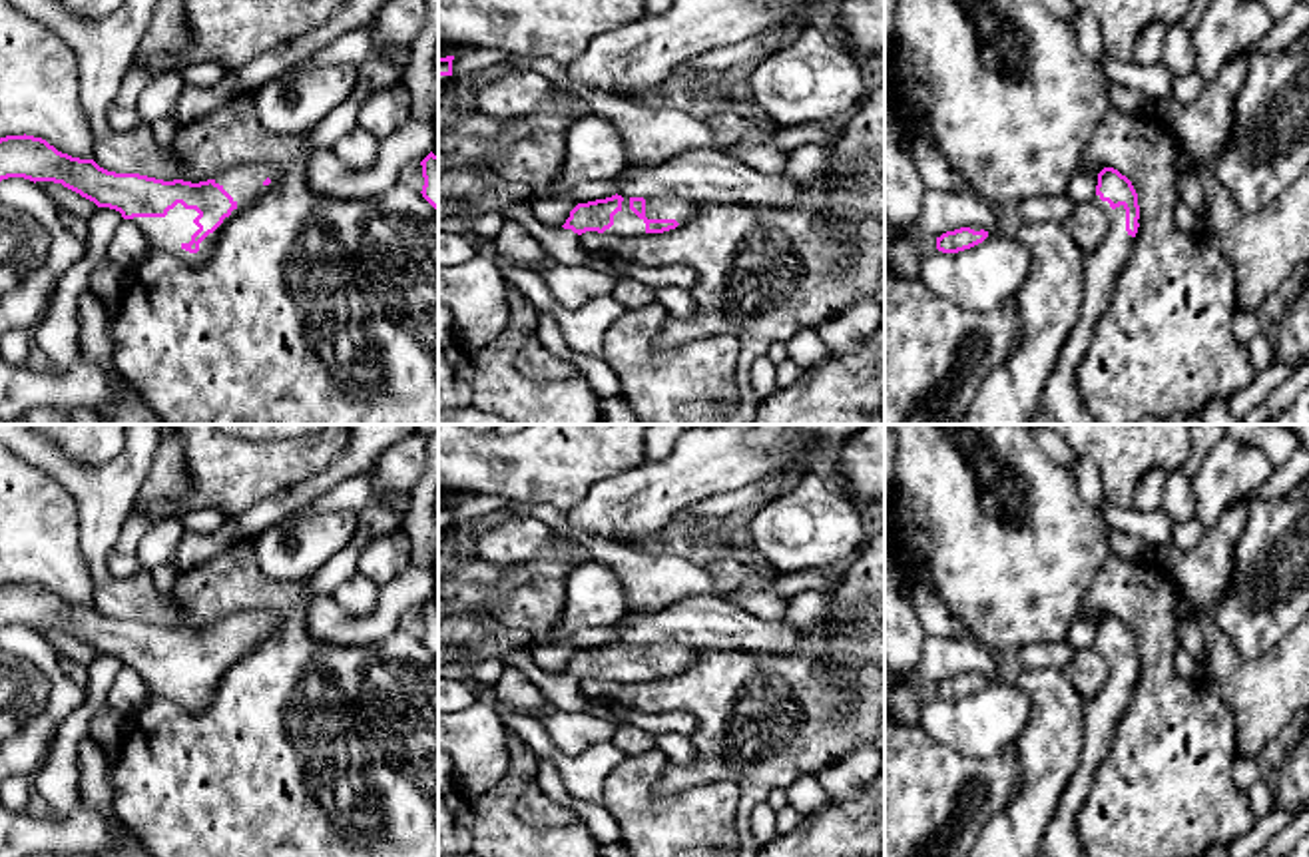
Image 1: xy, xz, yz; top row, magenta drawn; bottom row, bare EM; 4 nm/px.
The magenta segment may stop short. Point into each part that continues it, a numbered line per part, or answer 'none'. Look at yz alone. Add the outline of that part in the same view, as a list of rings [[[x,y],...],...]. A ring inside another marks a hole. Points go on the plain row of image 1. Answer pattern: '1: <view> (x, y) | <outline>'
1: yz (1102, 712) | [[[1094,642],[1094,648],[1106,660],[1108,674],[1100,692],[1086,702],[1078,767],[1046,827],[1042,841],[1042,853],[1046,857],[1084,857],[1078,841],[1076,817],[1090,795],[1096,769],[1110,751],[1114,727],[1134,694],[1134,684],[1126,678],[1124,652],[1112,656],[1100,642]]]

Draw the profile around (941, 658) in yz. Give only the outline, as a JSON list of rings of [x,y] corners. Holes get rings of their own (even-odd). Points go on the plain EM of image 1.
[[[926,636],[916,668],[916,682],[934,686],[960,674],[978,674],[988,682],[998,680],[996,654],[986,650],[974,638],[956,642],[942,636]]]

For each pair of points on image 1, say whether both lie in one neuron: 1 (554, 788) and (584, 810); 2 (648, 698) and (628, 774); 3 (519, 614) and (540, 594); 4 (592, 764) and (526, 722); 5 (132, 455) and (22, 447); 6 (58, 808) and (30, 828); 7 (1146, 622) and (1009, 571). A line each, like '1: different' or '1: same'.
1: same
2: different
3: same
4: same
5: same
6: different
7: different

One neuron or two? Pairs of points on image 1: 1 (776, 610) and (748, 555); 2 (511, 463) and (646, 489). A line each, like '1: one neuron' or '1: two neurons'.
1: one neuron
2: two neurons

